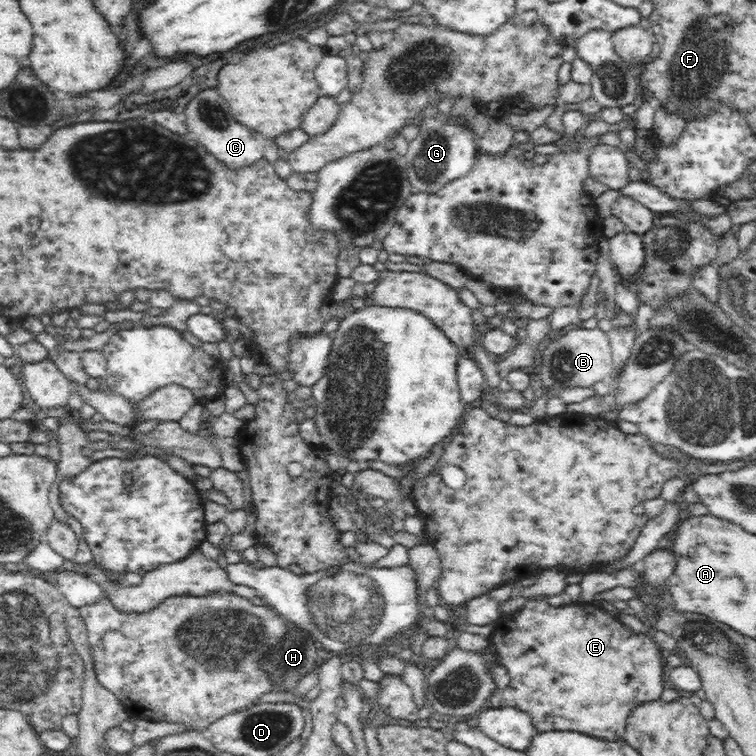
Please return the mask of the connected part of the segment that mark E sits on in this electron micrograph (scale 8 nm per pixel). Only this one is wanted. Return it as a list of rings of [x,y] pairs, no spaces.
[[[530,600],[516,612],[498,619],[489,643],[511,676],[509,688],[496,690],[489,706],[514,707],[525,712],[540,733],[577,732],[598,740],[621,740],[627,714],[636,705],[659,700],[664,689],[661,685],[662,654],[656,640],[645,633],[634,633],[594,603],[554,607]]]

